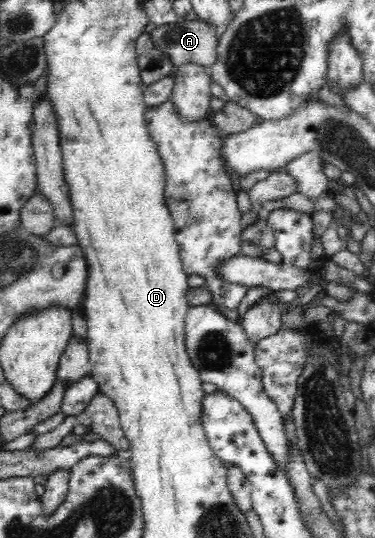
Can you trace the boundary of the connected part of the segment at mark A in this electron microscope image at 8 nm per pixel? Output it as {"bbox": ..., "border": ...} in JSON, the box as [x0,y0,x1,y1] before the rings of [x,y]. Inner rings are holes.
{"bbox":[150,16,219,69],"border":[[[192,16],[172,24],[157,25],[150,38],[175,67],[190,62],[209,69],[217,58],[219,33],[209,23]]]}

